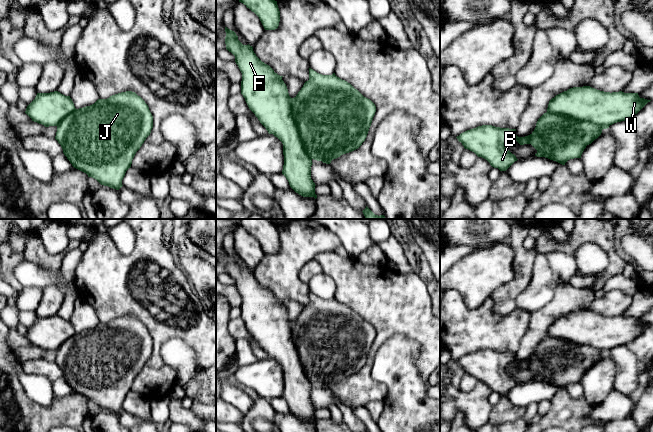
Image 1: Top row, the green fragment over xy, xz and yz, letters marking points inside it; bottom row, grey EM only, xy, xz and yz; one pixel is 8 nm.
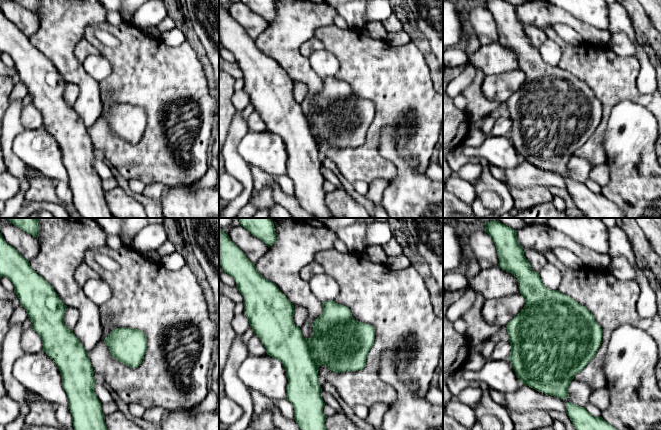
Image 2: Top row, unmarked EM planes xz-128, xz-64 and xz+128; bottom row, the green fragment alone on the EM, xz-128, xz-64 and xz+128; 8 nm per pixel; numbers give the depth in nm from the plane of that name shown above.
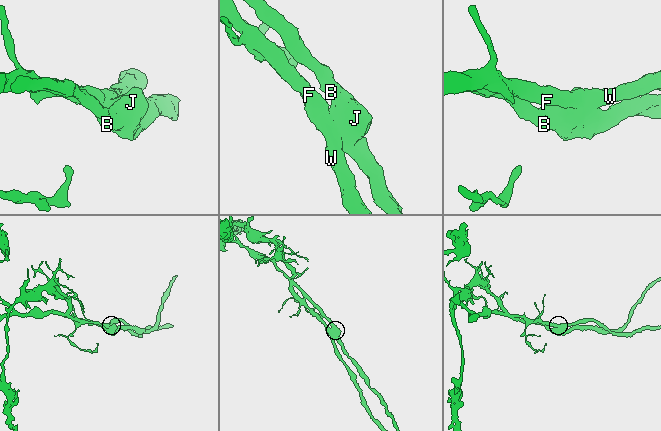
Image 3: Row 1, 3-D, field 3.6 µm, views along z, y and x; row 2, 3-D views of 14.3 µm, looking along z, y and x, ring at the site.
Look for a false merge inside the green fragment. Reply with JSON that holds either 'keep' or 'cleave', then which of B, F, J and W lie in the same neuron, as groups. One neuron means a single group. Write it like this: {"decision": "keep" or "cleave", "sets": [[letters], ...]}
{"decision": "cleave", "sets": [["B", "J"], ["F", "W"]]}

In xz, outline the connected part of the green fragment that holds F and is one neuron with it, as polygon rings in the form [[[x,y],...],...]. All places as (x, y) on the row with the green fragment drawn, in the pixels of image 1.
[[[225,27],[225,32],[226,49],[235,56],[242,73],[241,94],[268,133],[283,144],[282,174],[296,193],[316,199],[316,185],[311,179],[312,159],[301,140],[283,76],[262,62],[252,46],[243,45],[234,31]]]

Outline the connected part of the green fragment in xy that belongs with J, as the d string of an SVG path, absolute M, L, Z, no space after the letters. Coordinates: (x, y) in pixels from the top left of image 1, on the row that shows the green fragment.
M126 91L107 99L98 99L90 106L75 109L59 123L55 139L74 168L96 179L101 185L119 190L136 152L150 135L152 128L153 116L148 105L135 92Z

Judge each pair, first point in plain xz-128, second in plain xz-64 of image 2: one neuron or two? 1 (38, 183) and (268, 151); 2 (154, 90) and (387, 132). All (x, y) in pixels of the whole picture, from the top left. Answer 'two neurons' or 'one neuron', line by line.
1: two neurons
2: two neurons

